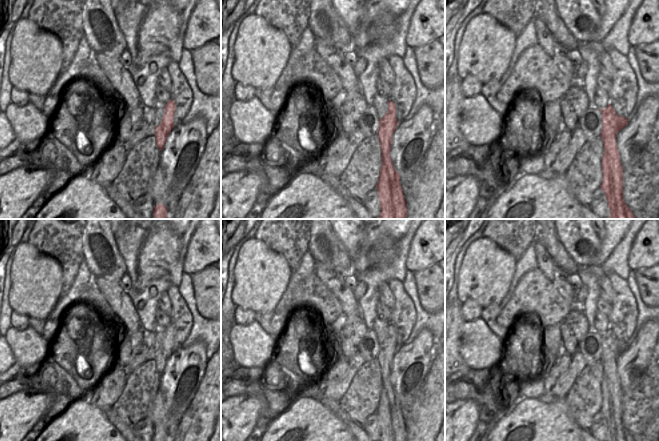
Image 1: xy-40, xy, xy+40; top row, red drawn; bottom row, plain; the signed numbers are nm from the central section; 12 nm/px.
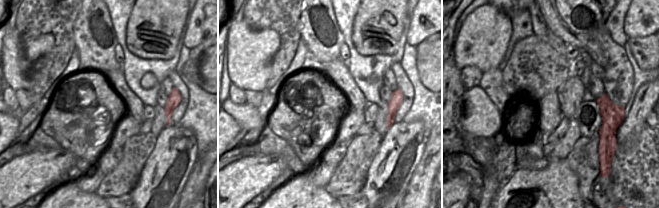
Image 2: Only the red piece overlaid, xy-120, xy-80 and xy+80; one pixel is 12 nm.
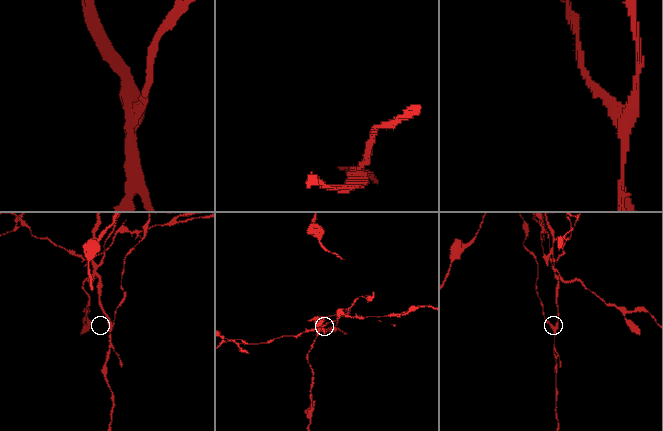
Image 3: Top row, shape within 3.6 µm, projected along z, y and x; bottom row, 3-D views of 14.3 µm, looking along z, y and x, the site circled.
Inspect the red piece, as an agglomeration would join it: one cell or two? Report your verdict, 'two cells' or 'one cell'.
two cells

